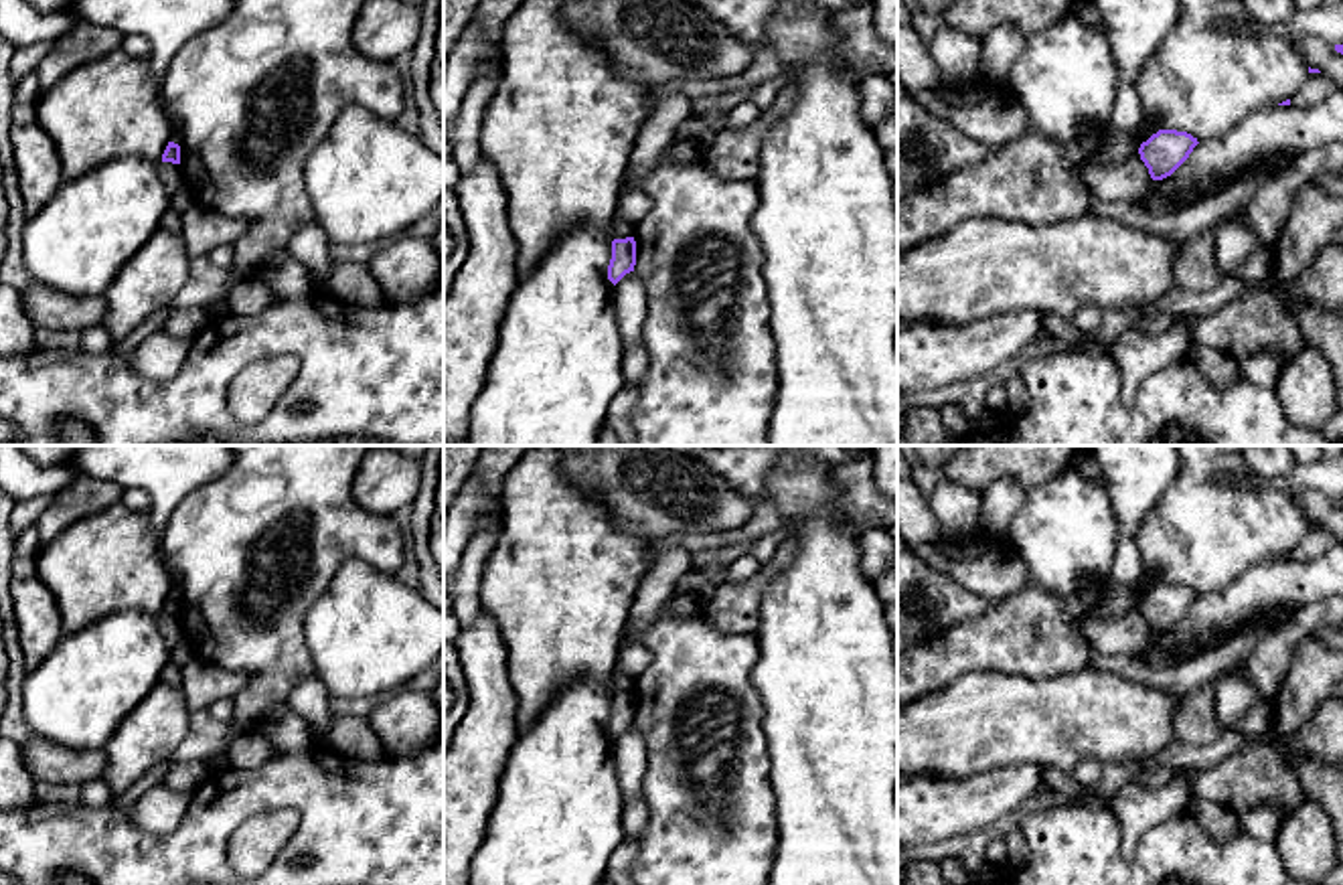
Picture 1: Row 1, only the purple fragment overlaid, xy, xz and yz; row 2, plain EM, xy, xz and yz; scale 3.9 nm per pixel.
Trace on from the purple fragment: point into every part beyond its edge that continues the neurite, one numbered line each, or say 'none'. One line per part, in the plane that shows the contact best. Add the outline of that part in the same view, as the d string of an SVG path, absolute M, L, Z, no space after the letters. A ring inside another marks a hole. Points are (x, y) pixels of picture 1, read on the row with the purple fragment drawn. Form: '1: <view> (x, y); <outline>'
none

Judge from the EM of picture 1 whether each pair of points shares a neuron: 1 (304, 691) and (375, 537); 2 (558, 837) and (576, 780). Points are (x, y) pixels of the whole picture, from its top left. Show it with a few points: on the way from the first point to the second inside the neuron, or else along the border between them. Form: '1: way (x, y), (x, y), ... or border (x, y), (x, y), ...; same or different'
1: border (312, 675), (298, 681), (284, 701); different
2: way (558, 823), (562, 794); same

